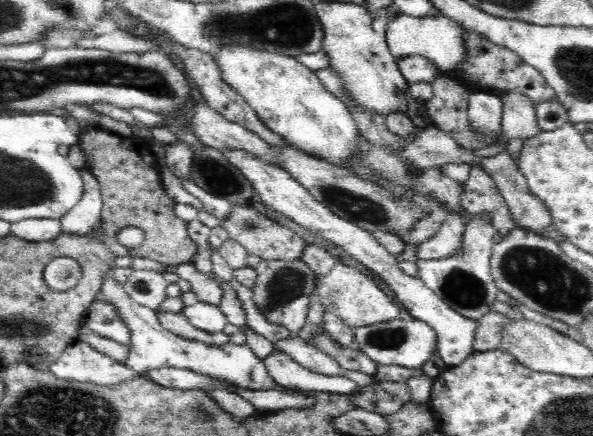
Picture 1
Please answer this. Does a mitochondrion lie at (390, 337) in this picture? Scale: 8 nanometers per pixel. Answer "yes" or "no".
yes

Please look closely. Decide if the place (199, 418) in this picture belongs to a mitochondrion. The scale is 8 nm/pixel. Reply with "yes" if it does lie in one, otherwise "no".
yes

